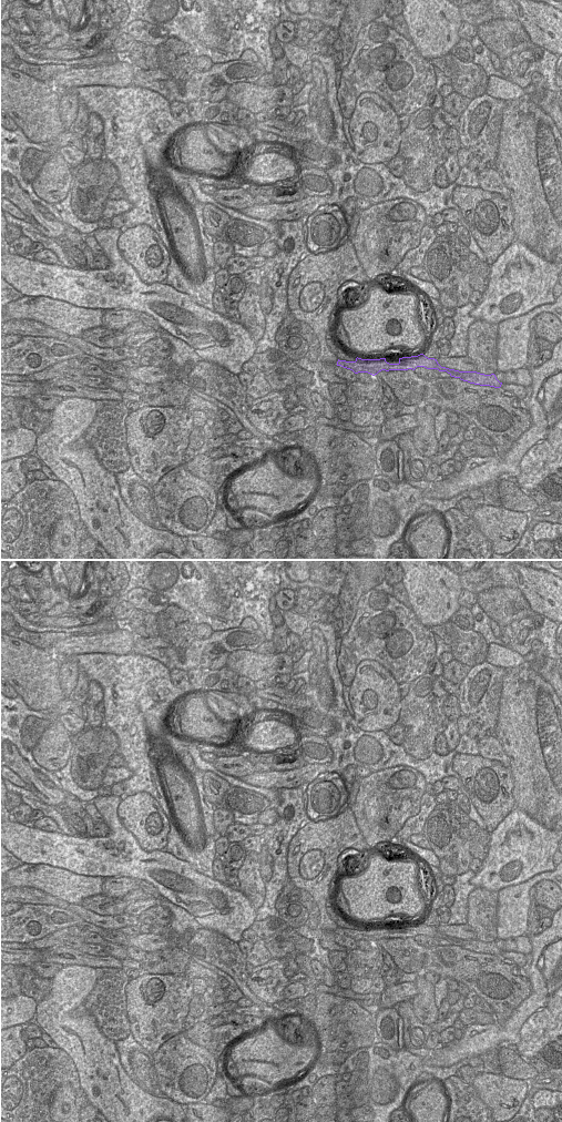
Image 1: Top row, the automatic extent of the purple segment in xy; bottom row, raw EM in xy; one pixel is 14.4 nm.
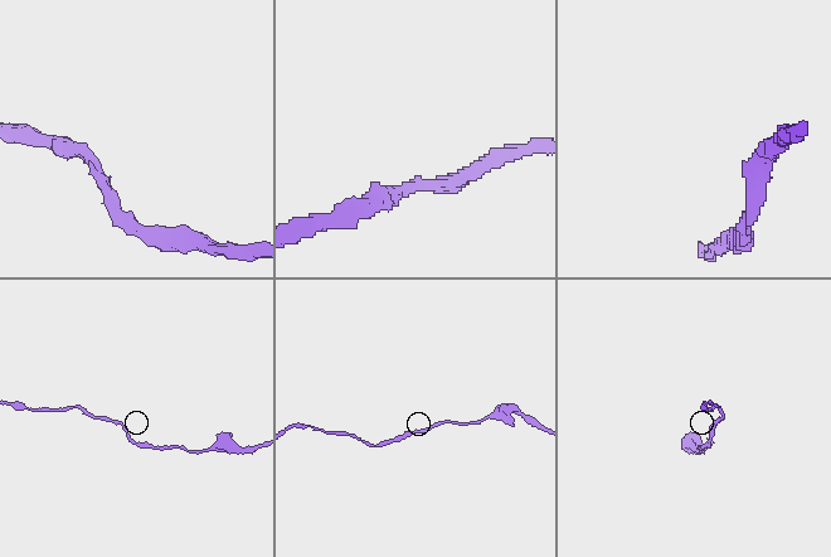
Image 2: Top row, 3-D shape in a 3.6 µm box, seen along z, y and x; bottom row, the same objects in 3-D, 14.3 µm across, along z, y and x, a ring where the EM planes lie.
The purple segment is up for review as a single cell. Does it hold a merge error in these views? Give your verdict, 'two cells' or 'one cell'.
one cell

